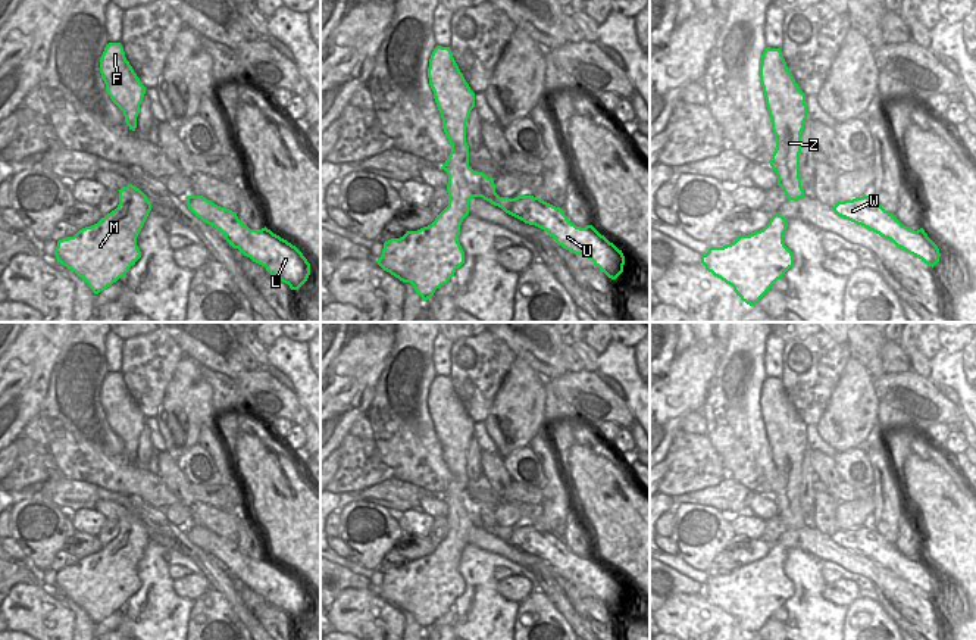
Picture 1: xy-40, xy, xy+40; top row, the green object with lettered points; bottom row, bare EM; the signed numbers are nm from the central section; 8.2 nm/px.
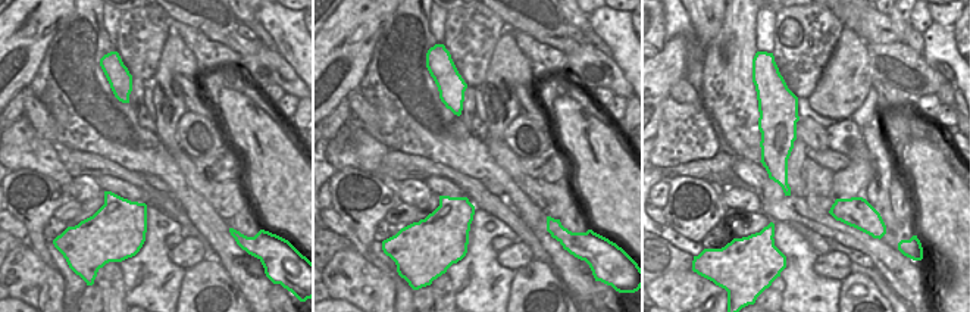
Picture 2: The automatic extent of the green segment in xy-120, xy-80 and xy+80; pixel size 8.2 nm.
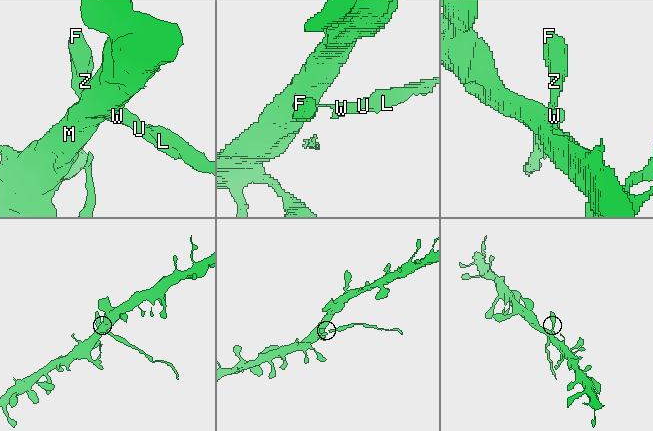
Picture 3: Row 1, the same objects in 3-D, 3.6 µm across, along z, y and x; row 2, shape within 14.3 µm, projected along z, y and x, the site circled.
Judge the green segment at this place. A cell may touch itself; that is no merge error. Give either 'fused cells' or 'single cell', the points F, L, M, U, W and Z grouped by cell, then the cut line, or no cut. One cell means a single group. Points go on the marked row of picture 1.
fused cells | F M Z / L U W | xy (487, 177), (481, 180), (482, 197)

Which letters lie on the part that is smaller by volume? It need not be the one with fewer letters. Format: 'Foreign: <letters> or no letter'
Foreign: L, U, W

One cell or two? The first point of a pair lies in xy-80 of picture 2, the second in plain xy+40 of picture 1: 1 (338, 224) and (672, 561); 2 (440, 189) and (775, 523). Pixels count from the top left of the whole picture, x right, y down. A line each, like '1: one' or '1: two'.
1: two
2: two

